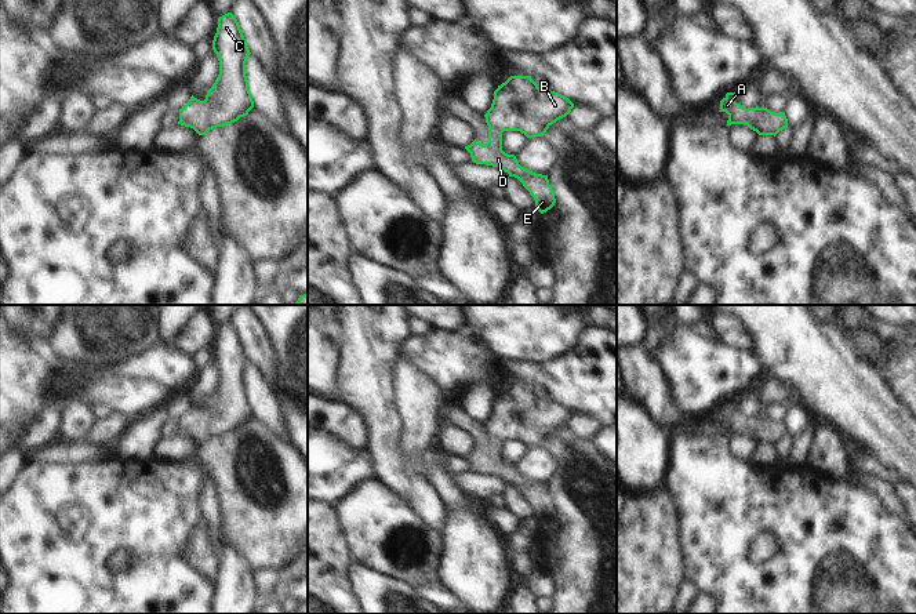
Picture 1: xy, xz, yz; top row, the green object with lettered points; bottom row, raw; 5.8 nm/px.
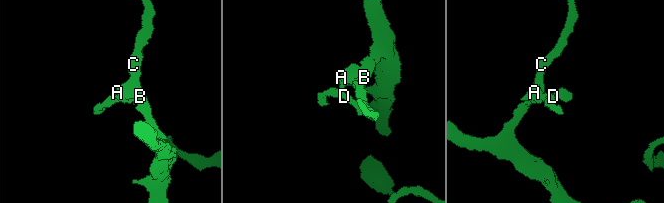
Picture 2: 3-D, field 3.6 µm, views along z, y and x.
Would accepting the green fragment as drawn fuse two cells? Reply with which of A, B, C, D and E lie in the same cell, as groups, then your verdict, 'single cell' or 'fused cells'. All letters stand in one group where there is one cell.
A B C D E | single cell

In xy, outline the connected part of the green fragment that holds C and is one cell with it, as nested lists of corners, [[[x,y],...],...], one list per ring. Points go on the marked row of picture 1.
[[[232,12],[218,18],[212,50],[219,61],[215,83],[204,101],[192,95],[179,109],[178,124],[193,128],[199,135],[235,123],[254,108],[246,76],[246,62],[251,52]]]

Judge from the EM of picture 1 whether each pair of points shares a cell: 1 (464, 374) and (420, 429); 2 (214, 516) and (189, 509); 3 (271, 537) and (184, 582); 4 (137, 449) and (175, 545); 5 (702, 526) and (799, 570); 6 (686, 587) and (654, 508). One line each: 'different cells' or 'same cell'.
1: different cells
2: different cells
3: different cells
4: different cells
5: same cell
6: different cells

